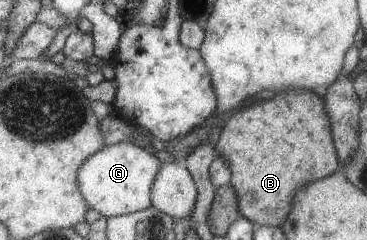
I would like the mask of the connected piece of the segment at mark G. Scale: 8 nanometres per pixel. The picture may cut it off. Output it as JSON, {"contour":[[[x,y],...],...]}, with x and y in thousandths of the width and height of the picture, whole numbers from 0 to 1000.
{"contour":[[[368,583],[294,600],[221,692],[213,717],[218,792],[245,863],[294,908],[398,875],[414,858],[414,779],[439,692],[414,617]]]}

